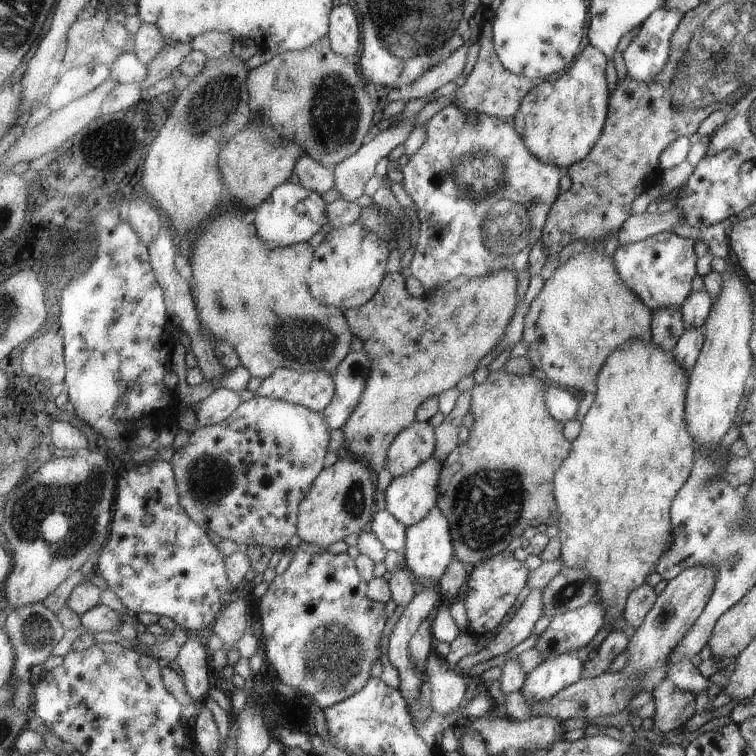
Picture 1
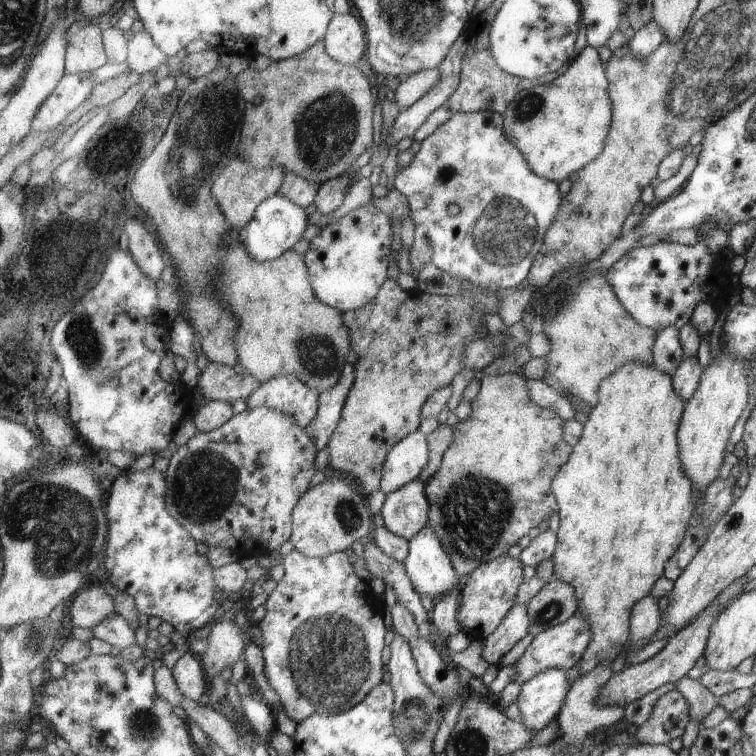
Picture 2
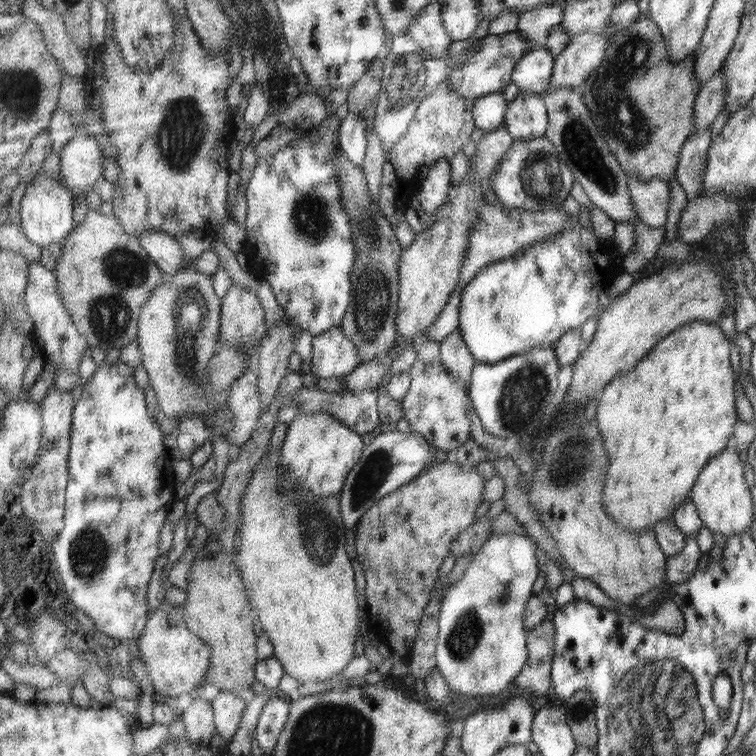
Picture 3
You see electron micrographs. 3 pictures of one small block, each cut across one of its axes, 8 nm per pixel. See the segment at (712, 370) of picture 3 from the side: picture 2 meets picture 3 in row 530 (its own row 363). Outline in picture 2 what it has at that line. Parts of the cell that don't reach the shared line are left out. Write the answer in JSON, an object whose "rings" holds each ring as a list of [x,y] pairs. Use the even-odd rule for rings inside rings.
{"rings":[[[629,362],[629,364],[621,366],[617,372],[613,372],[611,376],[607,376],[606,380],[603,380],[598,396],[599,404],[591,409],[588,420],[584,424],[583,438],[580,438],[574,446],[574,452],[571,454],[570,460],[559,470],[559,475],[555,476],[555,481],[552,484],[552,492],[559,504],[558,513],[560,517],[560,527],[557,530],[559,546],[552,557],[556,577],[575,588],[579,598],[578,612],[581,612],[583,618],[589,620],[591,632],[593,632],[593,640],[591,640],[583,659],[578,663],[580,675],[595,670],[599,664],[609,666],[621,654],[621,650],[630,643],[631,612],[641,598],[650,596],[655,582],[665,577],[667,562],[675,556],[675,552],[679,550],[679,546],[683,543],[683,538],[689,530],[689,522],[693,518],[693,510],[695,510],[697,504],[693,480],[685,474],[685,466],[683,466],[683,460],[681,460],[681,448],[679,448],[678,431],[682,423],[686,403],[675,392],[673,376],[669,376],[667,372],[663,372],[662,369],[655,366],[649,366],[649,364]]]}

